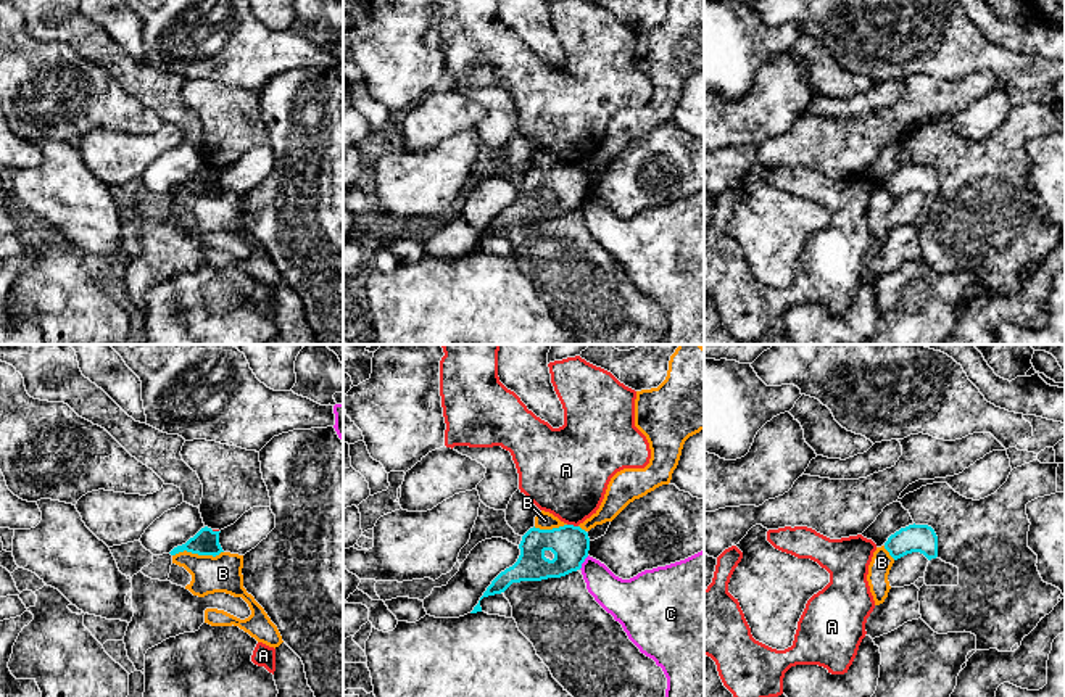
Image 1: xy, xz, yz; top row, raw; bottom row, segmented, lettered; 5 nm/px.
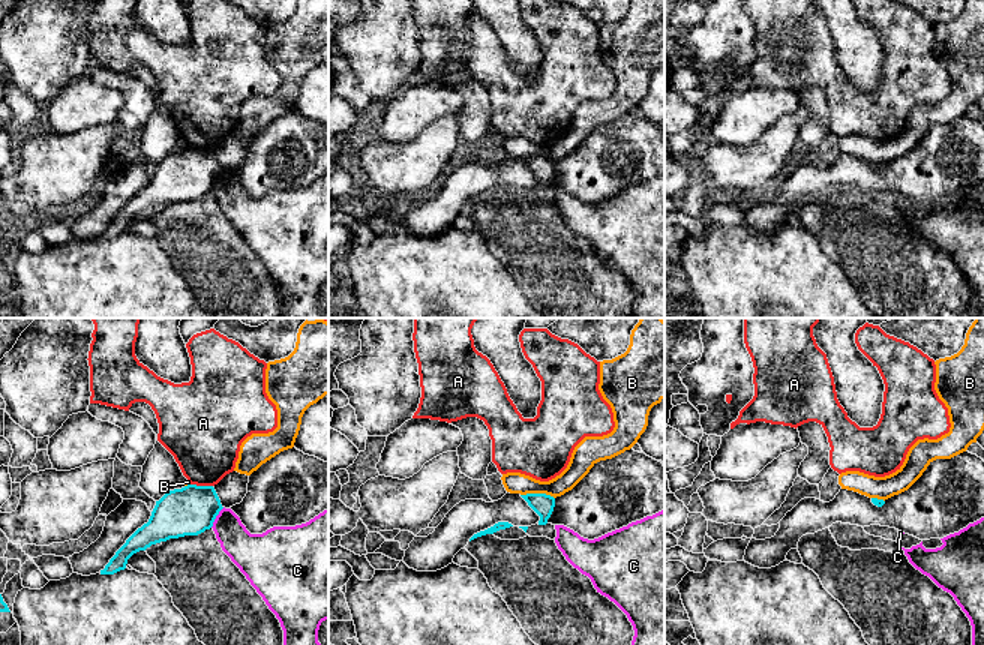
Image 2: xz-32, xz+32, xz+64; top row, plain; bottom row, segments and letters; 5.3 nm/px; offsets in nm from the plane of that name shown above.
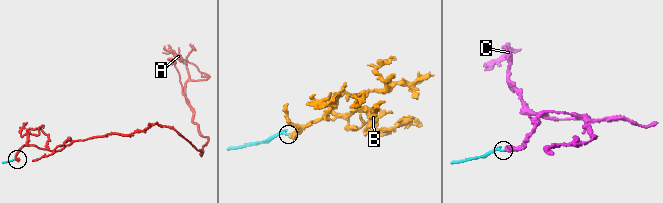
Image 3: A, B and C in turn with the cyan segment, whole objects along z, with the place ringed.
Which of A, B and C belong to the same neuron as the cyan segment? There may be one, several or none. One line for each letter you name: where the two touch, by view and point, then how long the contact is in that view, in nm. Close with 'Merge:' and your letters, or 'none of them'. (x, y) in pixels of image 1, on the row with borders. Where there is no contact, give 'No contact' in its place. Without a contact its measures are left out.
Merge: none of them

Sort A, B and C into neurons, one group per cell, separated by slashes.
A / B / C

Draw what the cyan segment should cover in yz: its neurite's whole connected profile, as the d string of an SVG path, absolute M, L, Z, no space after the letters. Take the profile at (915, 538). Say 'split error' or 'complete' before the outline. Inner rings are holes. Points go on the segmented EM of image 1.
complete; M914 523L891 534L885 549L894 560L912 552L920 552L931 560L938 557L938 536L931 526Z

